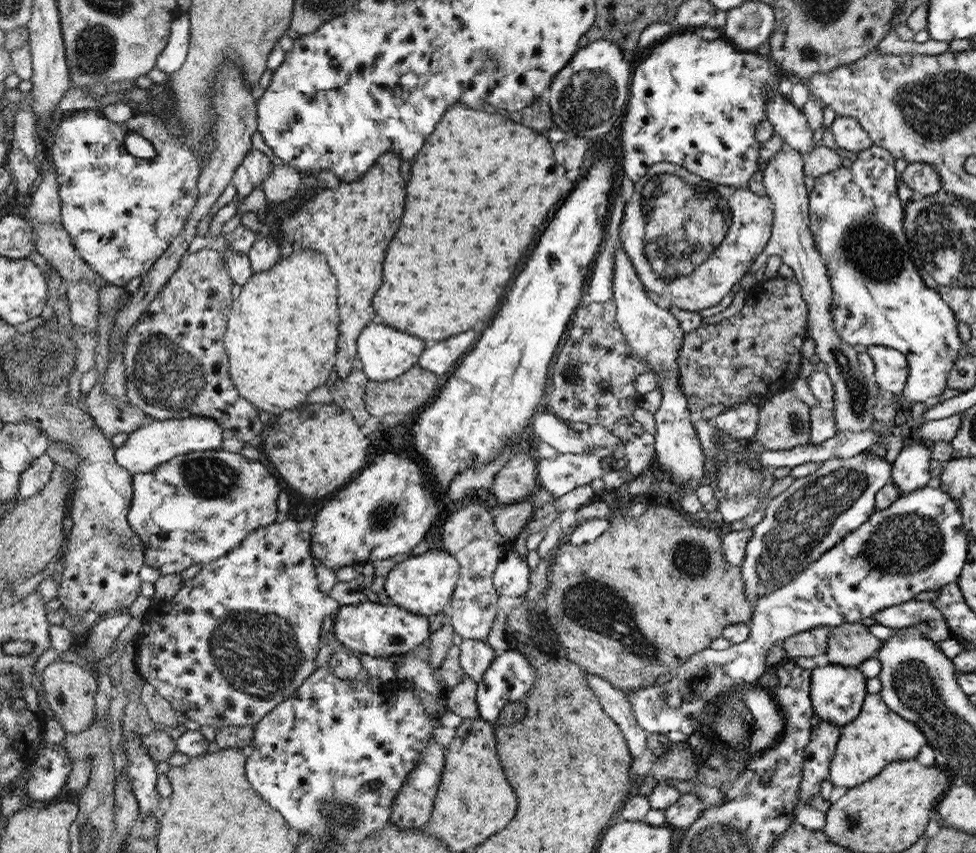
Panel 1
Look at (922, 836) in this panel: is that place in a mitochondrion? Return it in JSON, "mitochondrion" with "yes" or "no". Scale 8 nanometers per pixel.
{"mitochondrion":"no"}

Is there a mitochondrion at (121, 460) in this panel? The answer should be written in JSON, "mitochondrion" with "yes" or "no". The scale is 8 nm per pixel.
{"mitochondrion":"no"}

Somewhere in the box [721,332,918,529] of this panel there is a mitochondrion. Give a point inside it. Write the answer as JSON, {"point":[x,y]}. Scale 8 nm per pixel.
{"point":[859,402]}

